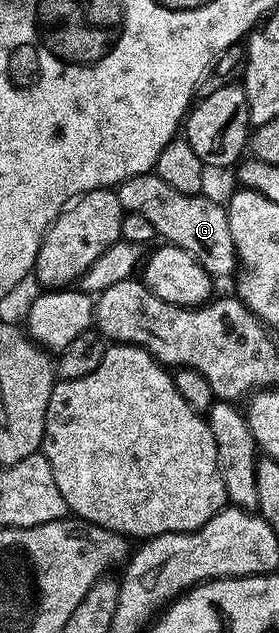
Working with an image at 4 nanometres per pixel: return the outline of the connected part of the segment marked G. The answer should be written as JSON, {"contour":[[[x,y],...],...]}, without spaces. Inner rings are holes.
{"contour":[[[144,172],[138,176],[127,178],[123,183],[116,185],[115,191],[122,209],[125,212],[143,214],[155,226],[158,237],[162,241],[179,246],[187,250],[207,270],[210,276],[234,275],[238,267],[235,242],[231,238],[229,214],[224,207],[221,208],[213,200],[208,200],[205,194],[188,196],[179,194],[179,190],[171,190],[163,178],[153,172]]]}

